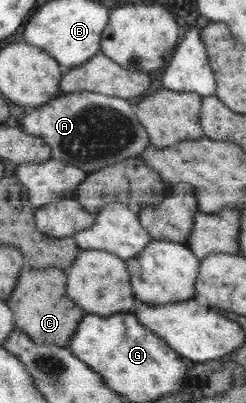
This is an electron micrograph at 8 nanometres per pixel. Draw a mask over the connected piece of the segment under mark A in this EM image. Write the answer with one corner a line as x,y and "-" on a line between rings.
96,91
61,93
42,106
26,110
21,123
26,134
41,138
51,148
51,158
81,168
87,175
127,158
140,157
150,145
128,100

